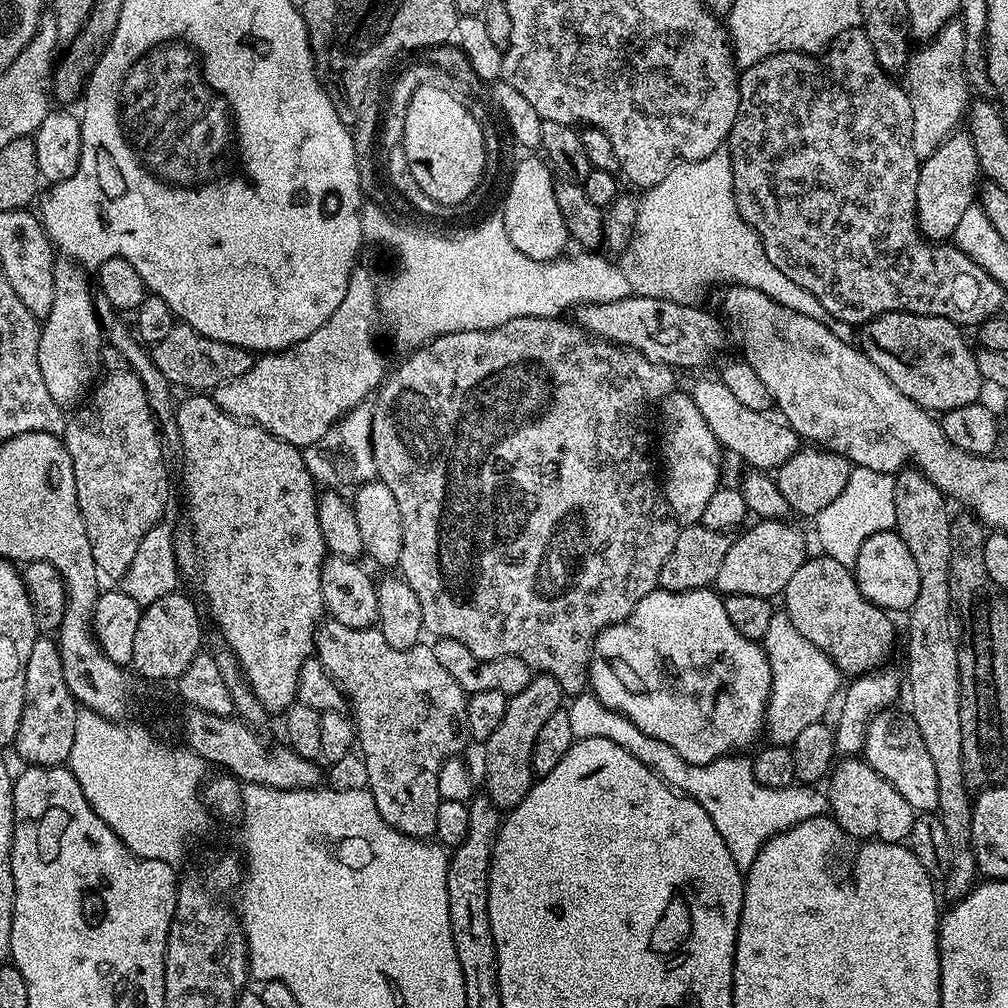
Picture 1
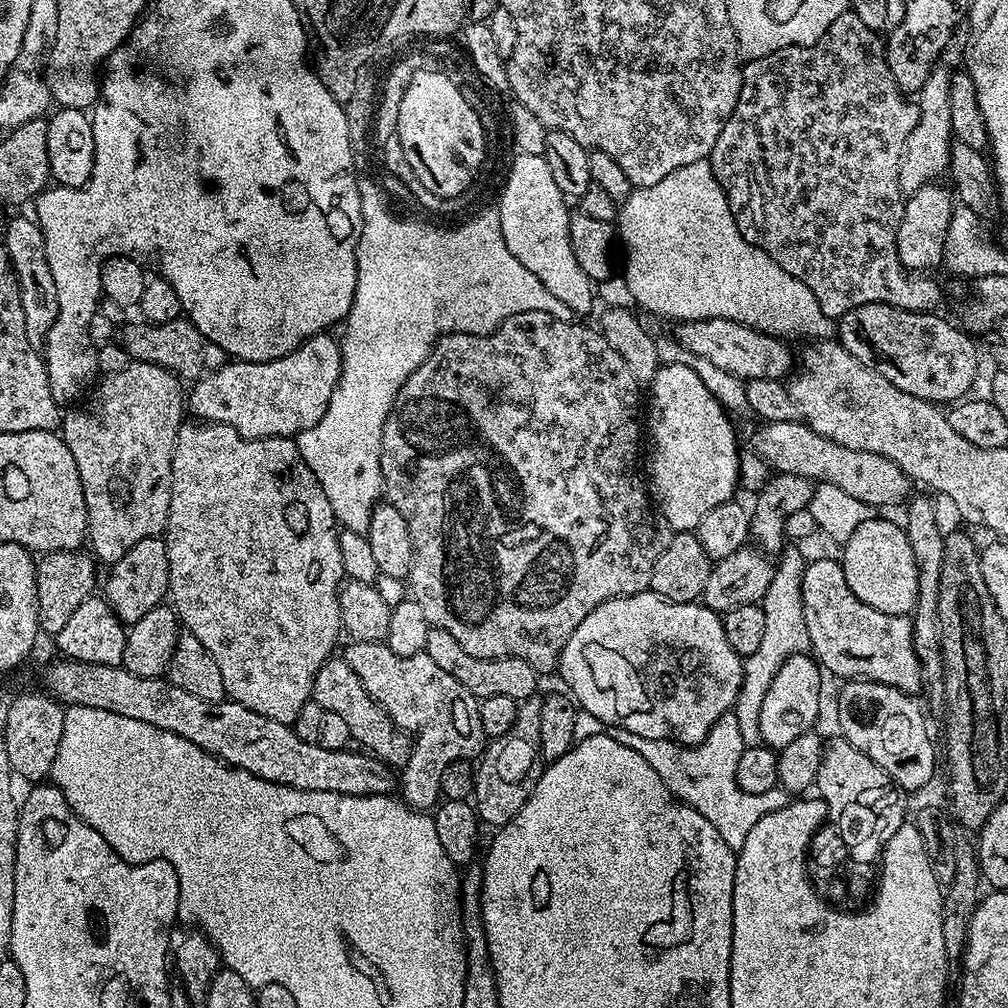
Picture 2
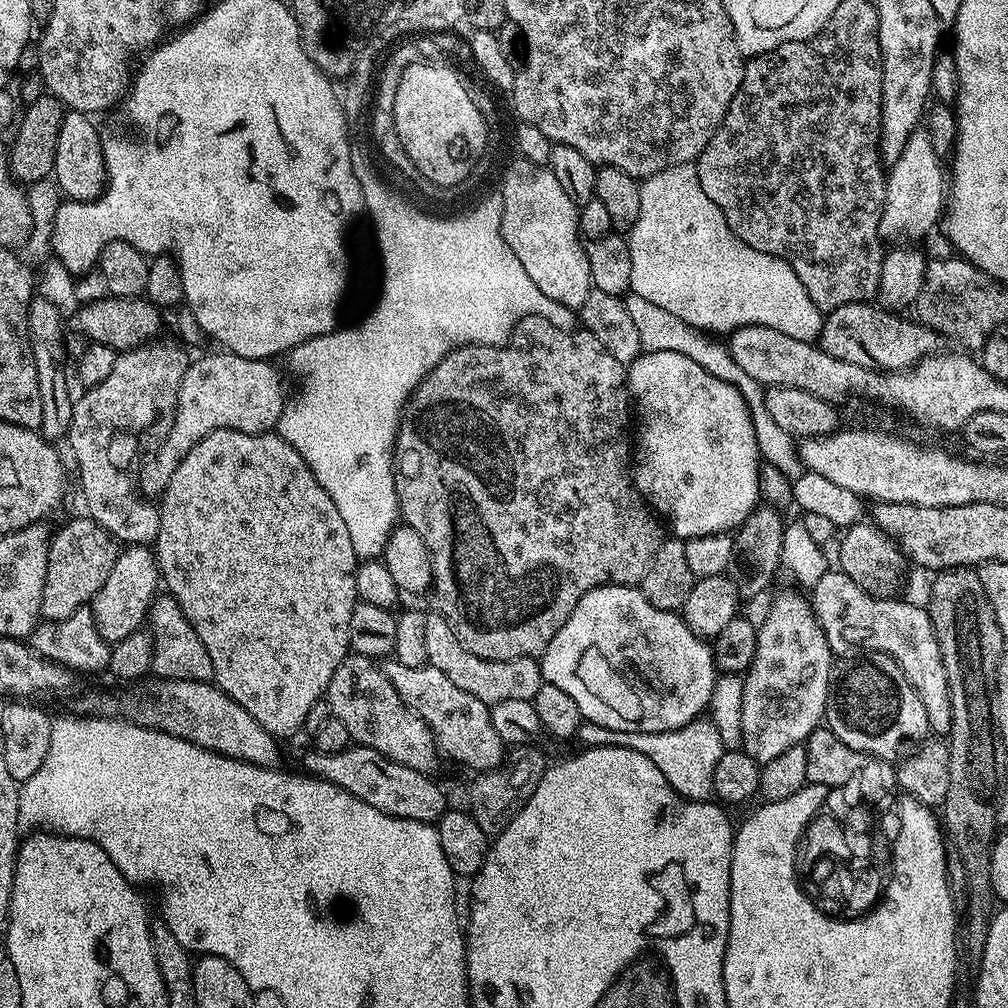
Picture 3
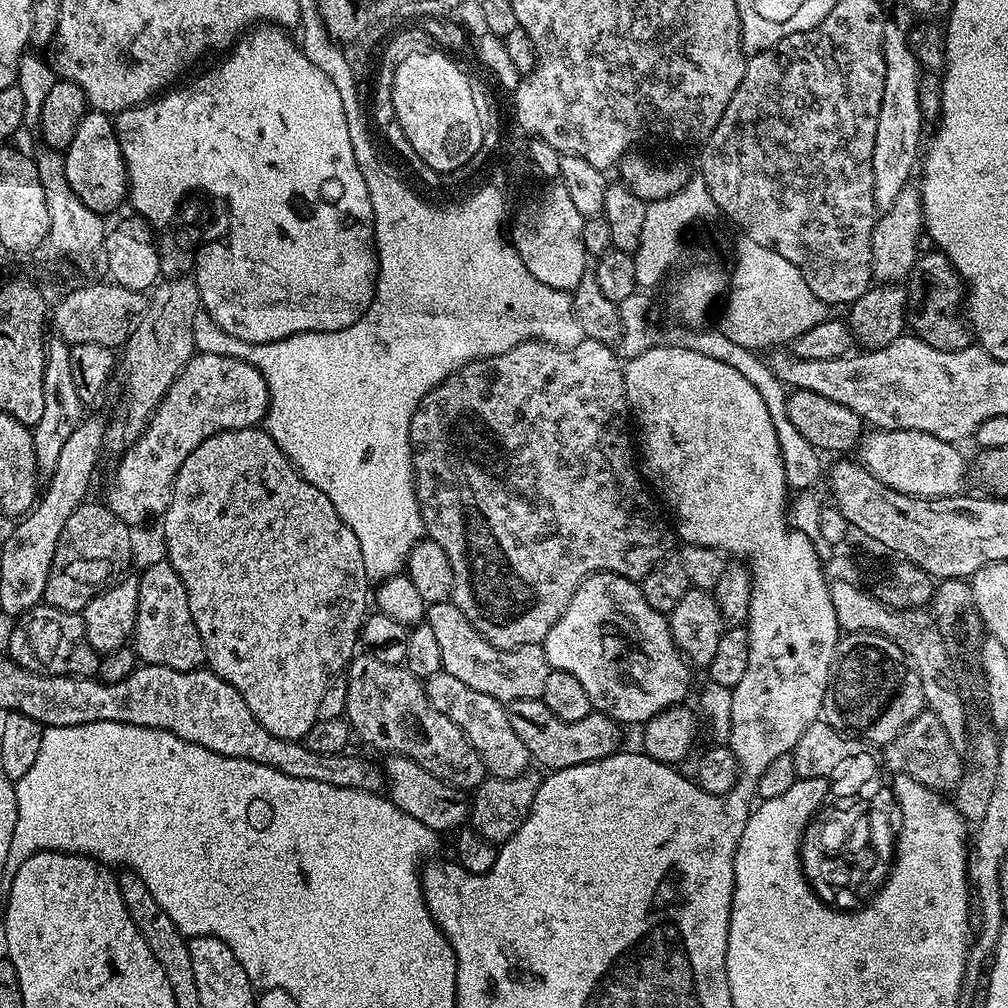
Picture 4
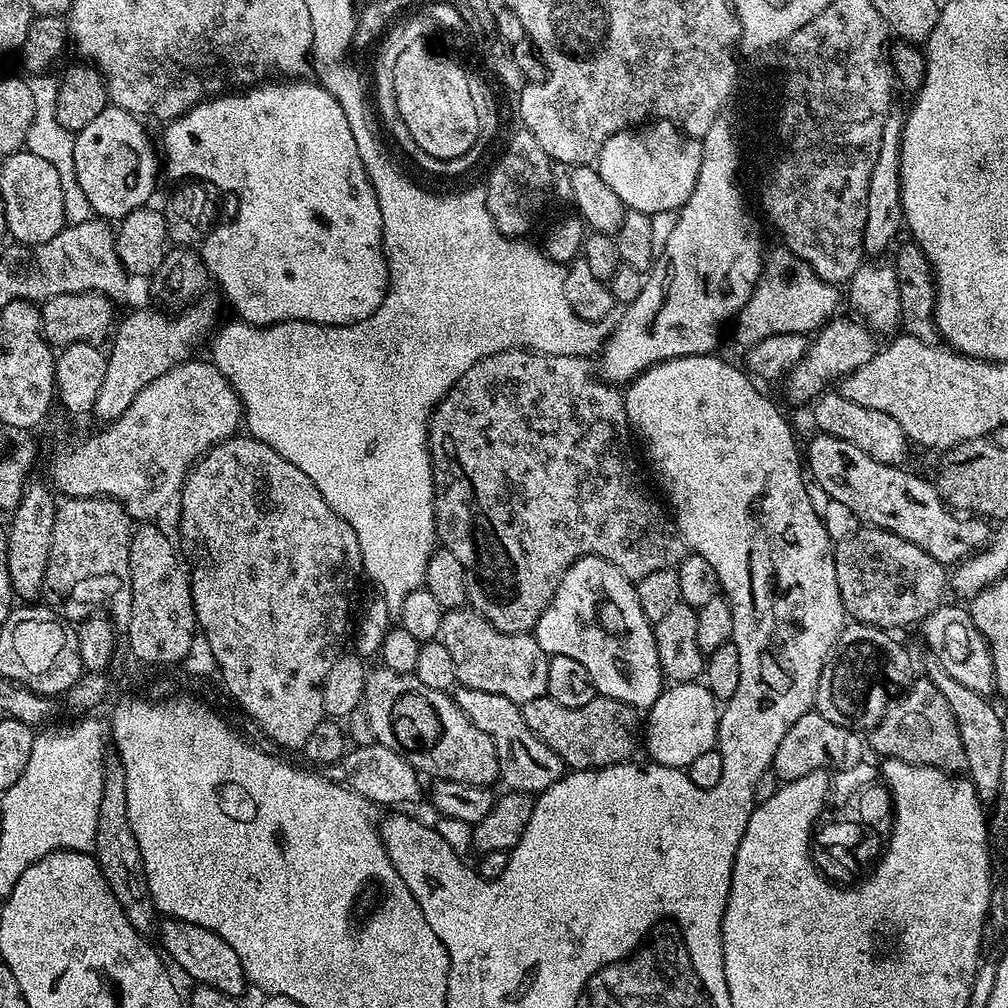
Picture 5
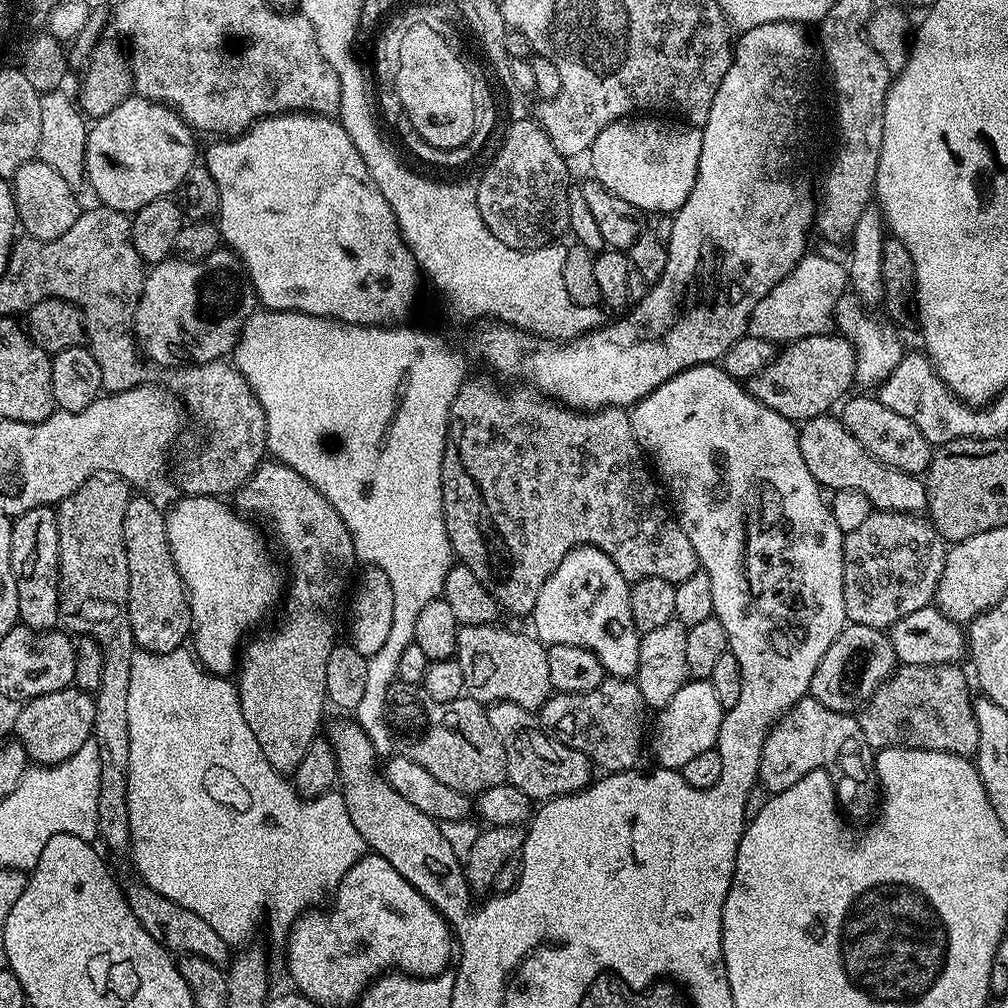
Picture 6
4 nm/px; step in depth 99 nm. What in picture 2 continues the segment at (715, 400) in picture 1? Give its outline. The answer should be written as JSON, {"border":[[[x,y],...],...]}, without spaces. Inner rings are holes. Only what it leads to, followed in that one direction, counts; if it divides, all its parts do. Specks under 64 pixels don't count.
{"border":[[[799,419],[765,423],[760,427],[764,428],[753,434],[752,444],[756,447],[757,454],[776,472],[794,474],[813,482],[833,484],[838,486],[838,490],[846,490],[850,498],[858,498],[858,502],[873,506],[900,503],[903,505],[913,491],[913,481],[909,480],[898,465],[890,462],[890,458],[862,450],[850,450],[850,446],[842,446],[818,434],[809,424]]]}

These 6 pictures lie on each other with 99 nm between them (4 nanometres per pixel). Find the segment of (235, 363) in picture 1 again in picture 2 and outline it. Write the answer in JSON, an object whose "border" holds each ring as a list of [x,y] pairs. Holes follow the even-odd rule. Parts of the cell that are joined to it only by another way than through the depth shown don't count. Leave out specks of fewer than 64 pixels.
{"border":[[[187,318],[171,320],[165,324],[139,323],[129,323],[123,329],[125,332],[122,343],[133,361],[141,360],[147,364],[168,368],[177,373],[184,382],[201,380],[206,373],[218,370],[226,363],[222,346],[210,342],[210,338],[206,338],[206,334],[202,334],[202,330],[198,330]]]}

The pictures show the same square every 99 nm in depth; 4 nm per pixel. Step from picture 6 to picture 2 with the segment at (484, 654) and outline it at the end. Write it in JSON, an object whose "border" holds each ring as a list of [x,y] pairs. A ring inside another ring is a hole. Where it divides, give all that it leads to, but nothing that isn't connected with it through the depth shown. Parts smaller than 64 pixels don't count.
{"border":[[[429,627],[426,634],[424,651],[430,658],[434,658],[434,663],[441,670],[446,670],[446,674],[458,678],[458,682],[462,682],[462,686],[466,686],[466,690],[470,690],[470,694],[474,694],[480,700],[494,698],[494,694],[502,694],[506,698],[519,702],[537,695],[538,673],[534,670],[534,666],[530,666],[530,662],[526,662],[522,658],[513,656],[497,660],[474,658],[470,654],[466,654],[466,650],[462,650],[462,646],[458,646],[458,642],[454,642],[454,637],[446,634],[446,630],[433,627]]]}

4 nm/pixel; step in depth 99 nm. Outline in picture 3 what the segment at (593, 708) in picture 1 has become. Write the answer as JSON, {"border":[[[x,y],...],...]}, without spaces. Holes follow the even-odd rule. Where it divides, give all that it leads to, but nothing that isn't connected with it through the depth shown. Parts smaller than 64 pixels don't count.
{"border":[[[697,718],[669,732],[623,732],[584,722],[581,723],[578,740],[584,746],[629,748],[638,754],[646,754],[646,758],[650,758],[650,762],[662,770],[672,789],[686,800],[706,800],[713,795],[716,767],[726,751],[720,730],[711,718]]]}

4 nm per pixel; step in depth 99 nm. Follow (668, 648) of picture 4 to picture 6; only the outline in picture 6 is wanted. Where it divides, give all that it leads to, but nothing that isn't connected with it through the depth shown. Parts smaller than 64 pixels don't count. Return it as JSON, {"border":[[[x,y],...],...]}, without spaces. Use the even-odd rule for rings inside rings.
{"border":[[[591,546],[572,548],[570,554],[566,554],[566,558],[558,562],[554,574],[546,578],[542,590],[538,590],[536,605],[530,614],[531,620],[533,626],[536,627],[534,635],[541,644],[582,646],[596,655],[609,677],[635,677],[636,668],[640,664],[638,652],[642,634],[634,626],[634,618],[630,614],[630,582],[602,550]]]}

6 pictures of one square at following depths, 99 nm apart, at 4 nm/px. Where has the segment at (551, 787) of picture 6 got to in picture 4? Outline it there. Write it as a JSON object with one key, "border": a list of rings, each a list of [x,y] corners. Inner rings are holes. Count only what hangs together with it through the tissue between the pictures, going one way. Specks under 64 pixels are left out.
{"border":[[[444,671],[427,677],[423,686],[434,710],[446,714],[450,722],[464,731],[464,737],[474,746],[489,777],[514,778],[529,771],[530,757],[526,746],[522,746],[522,738],[514,734],[514,726],[510,726],[508,721],[508,709],[501,701],[490,698],[490,694],[478,694],[478,690],[470,690],[466,682],[458,682],[454,674]]]}

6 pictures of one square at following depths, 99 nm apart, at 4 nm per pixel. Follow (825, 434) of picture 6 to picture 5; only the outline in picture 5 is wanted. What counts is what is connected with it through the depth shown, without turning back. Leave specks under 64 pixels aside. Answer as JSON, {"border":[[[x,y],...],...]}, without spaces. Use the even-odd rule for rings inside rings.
{"border":[[[816,434],[808,444],[808,452],[806,448],[806,468],[810,476],[812,471],[817,486],[825,492],[823,495],[834,502],[843,502],[848,509],[854,510],[861,525],[898,534],[898,538],[906,538],[906,542],[914,542],[914,546],[922,546],[922,550],[926,550],[930,558],[945,566],[955,566],[961,560],[967,560],[985,547],[990,539],[989,521],[971,514],[964,515],[949,508],[931,479],[923,480],[922,477],[907,472],[907,467],[904,466],[878,462],[870,458],[870,454],[858,450],[858,446],[850,446],[850,442],[842,442],[842,438]]]}

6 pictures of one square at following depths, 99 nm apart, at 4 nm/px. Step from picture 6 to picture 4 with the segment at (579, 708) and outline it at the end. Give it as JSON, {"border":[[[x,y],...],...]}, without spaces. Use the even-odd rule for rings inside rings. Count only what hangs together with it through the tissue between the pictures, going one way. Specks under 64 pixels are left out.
{"border":[[[541,699],[513,700],[507,705],[507,709],[508,721],[510,726],[514,726],[514,734],[522,738],[522,746],[526,746],[529,757],[535,763],[537,760],[541,764],[541,769],[555,770],[594,762],[614,755],[621,747],[621,725],[602,712],[593,710],[578,722],[566,722],[555,716],[550,706],[546,706]]]}

